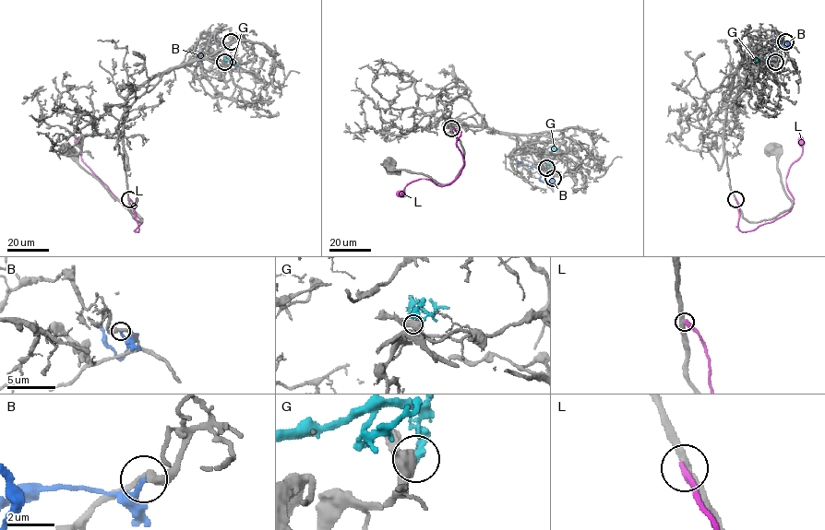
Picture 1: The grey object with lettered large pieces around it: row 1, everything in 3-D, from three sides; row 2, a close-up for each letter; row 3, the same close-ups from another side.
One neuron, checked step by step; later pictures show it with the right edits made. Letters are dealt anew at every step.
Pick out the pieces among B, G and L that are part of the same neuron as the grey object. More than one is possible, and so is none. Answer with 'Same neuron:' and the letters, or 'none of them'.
Same neuron: none of them

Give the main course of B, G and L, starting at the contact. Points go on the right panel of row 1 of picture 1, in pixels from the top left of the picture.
B: (786, 41), (789, 42), (785, 47), (780, 39), (774, 41), (769, 62), (770, 74)
G: (775, 62), (776, 58), (771, 57), (758, 63), (759, 66)
L: (735, 199), (737, 227), (742, 231), (754, 230), (787, 213), (794, 197), (786, 177), (801, 156), (801, 136)

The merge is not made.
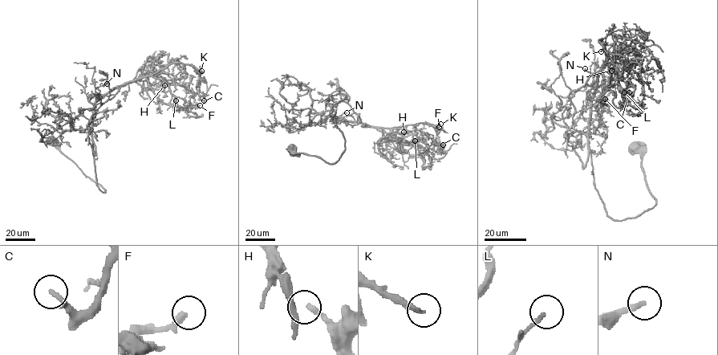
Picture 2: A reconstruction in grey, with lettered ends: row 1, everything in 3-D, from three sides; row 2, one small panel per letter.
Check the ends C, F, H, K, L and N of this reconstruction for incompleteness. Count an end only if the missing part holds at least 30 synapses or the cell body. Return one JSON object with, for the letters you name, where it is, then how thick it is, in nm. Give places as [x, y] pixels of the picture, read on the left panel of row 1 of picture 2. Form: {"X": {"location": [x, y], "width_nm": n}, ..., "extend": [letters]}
{"F": {"location": [200, 105], "width_nm": 320}, "K": {"location": [201, 71], "width_nm": 240}, "N": {"location": [107, 83], "width_nm": 200}, "extend": ["F", "K", "N"]}

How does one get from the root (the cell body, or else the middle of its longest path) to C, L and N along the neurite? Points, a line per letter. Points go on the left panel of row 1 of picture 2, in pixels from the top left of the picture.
C: (53, 140), (104, 193), (97, 185), (93, 150), (99, 99), (182, 63), (200, 75), (204, 100)
L: (53, 140), (104, 193), (97, 185), (94, 165), (95, 104), (137, 80), (156, 103), (176, 100)
N: (53, 140), (104, 193), (97, 185), (91, 122), (97, 99), (95, 89), (107, 83)

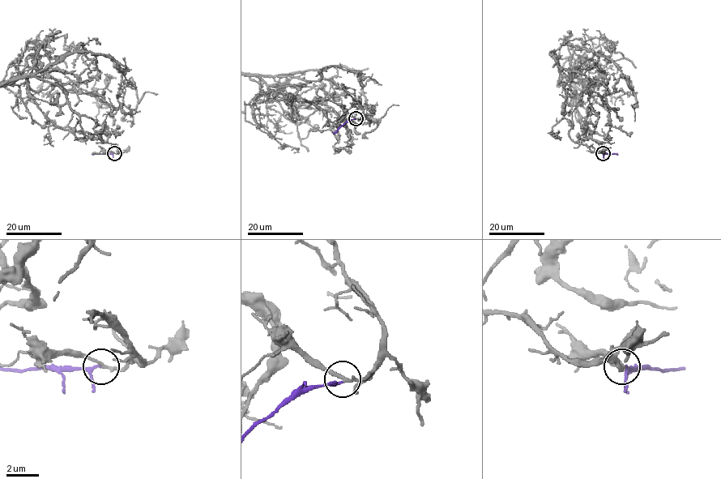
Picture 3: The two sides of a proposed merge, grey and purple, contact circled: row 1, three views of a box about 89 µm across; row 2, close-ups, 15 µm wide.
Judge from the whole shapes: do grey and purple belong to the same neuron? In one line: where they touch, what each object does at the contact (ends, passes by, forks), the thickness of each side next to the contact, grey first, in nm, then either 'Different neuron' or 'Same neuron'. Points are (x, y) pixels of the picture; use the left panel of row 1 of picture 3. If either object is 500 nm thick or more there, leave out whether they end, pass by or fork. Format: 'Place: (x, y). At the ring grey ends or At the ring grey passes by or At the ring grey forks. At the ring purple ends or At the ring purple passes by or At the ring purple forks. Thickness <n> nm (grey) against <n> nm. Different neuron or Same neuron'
Place: (114, 153). At the ring grey passes by. At the ring purple passes by. Thickness 190 nm (grey) against 130 nm. Same neuron

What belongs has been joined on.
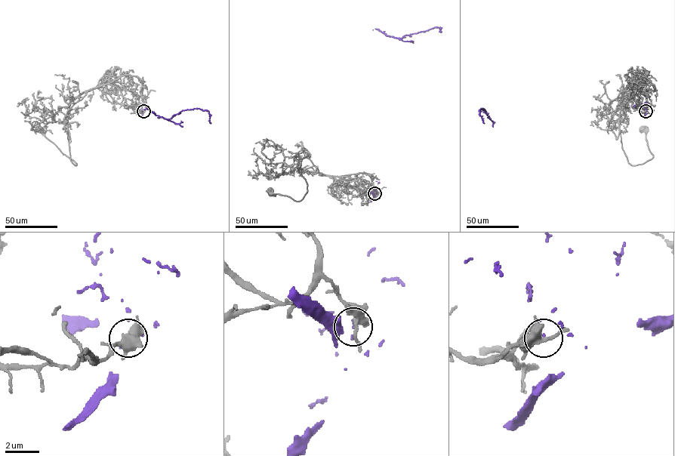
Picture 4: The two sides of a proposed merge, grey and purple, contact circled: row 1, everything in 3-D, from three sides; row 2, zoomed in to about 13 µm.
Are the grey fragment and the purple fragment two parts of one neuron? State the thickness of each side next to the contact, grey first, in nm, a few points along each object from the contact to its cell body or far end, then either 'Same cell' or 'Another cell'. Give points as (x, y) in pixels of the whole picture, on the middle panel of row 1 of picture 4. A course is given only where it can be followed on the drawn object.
Thickness 300 nm (grey) against 70 nm. Course of grey: (374, 193), (359, 177), (326, 175), (298, 167), (307, 184), (301, 200), (270, 190). Course of purple: (374, 193), (404, 41), (371, 201). Another cell

